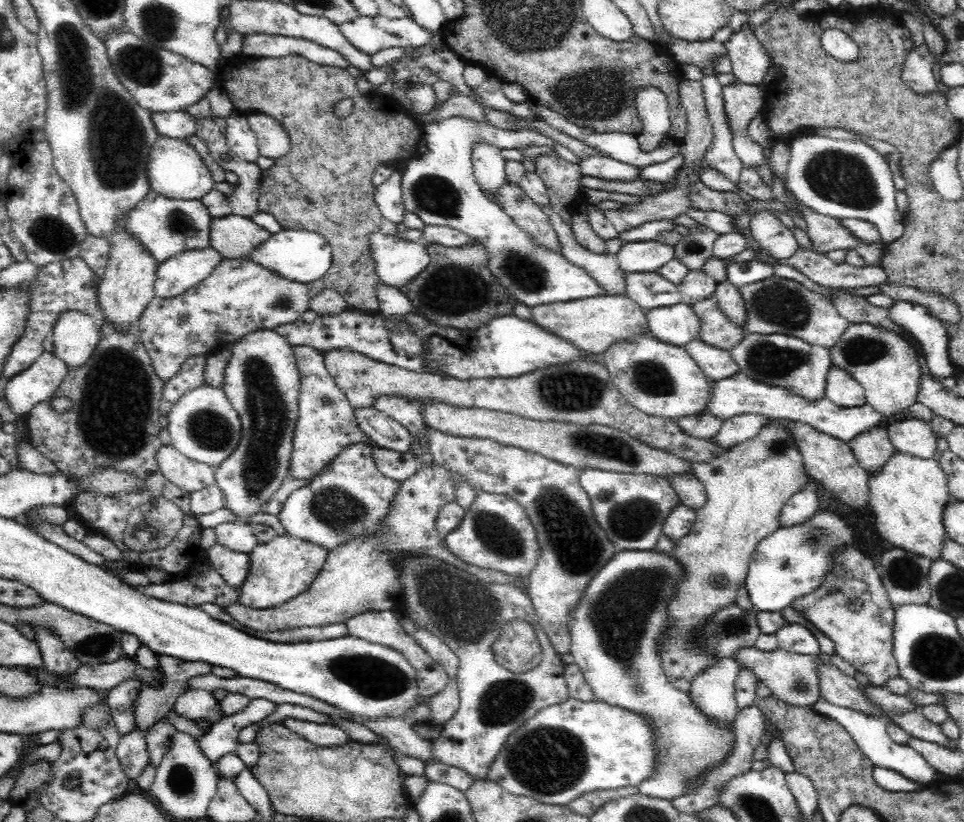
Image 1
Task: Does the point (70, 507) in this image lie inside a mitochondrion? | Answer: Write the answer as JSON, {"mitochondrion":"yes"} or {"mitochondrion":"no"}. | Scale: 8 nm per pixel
{"mitochondrion":"no"}

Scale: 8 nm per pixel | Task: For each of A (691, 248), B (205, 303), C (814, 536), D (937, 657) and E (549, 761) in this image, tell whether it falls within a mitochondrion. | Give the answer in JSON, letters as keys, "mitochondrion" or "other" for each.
{"A":"mitochondrion","B":"other","C":"mitochondrion","D":"mitochondrion","E":"mitochondrion"}

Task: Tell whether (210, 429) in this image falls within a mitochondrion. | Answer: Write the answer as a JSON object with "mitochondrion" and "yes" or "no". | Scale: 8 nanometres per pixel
{"mitochondrion":"yes"}

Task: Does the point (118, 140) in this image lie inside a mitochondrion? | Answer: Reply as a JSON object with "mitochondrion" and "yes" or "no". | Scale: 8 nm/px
{"mitochondrion":"yes"}

